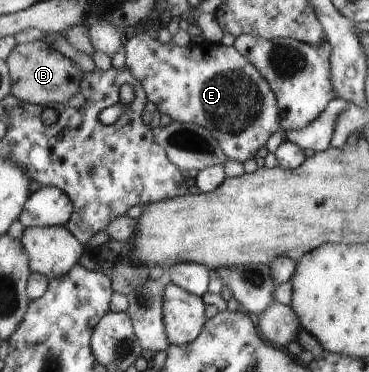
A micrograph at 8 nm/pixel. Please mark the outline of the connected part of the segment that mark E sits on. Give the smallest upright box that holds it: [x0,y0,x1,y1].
[125,33,280,162]

